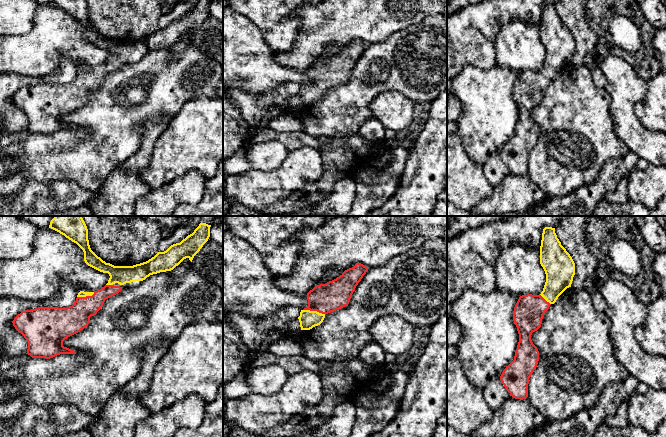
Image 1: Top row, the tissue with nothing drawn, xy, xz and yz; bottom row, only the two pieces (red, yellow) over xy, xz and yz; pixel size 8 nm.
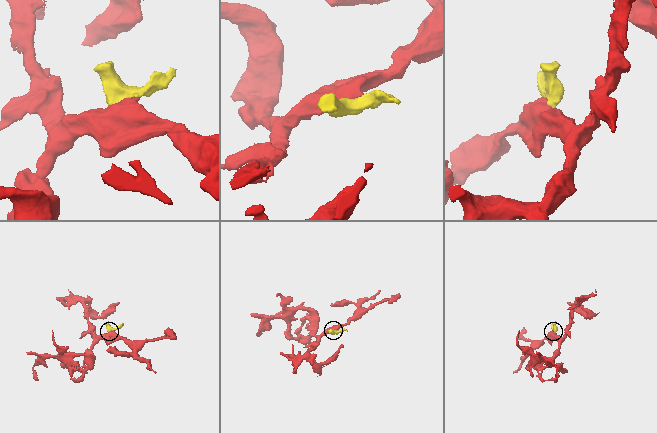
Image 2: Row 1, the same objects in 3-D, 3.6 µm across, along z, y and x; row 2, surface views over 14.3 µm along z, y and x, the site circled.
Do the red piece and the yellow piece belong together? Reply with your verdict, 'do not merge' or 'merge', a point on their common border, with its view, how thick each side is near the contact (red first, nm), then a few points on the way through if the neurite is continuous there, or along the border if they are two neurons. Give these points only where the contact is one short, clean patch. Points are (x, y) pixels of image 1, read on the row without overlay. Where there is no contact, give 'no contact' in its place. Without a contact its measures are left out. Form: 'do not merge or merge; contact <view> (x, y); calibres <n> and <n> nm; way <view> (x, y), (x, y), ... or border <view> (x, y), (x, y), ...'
merge; contact xz (314, 86); calibres 240 and 150 nm

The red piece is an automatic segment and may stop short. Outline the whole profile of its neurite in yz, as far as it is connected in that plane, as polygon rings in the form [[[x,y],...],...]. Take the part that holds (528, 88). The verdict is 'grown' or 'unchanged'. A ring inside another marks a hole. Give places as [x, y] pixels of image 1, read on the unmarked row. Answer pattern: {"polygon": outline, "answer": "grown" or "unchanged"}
{"polygon": [[[545,3],[540,22],[540,40],[546,50],[543,67],[539,71],[522,71],[513,87],[513,97],[519,110],[514,136],[506,142],[500,156],[515,175],[528,173],[529,154],[537,143],[539,127],[531,116],[533,108],[542,100],[543,91],[558,73],[571,63],[575,39],[557,14],[555,4]]], "answer": "grown"}

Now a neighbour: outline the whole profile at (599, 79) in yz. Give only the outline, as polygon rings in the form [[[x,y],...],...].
[[[593,67],[591,69],[591,74],[593,78],[593,83],[598,87],[598,88],[605,88],[607,85],[607,79],[600,69],[600,67]]]

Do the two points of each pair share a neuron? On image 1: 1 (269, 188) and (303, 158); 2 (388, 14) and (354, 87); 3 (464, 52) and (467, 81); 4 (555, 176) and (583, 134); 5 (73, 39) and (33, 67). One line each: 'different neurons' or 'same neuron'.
1: same neuron
2: different neurons
3: different neurons
4: same neuron
5: same neuron

